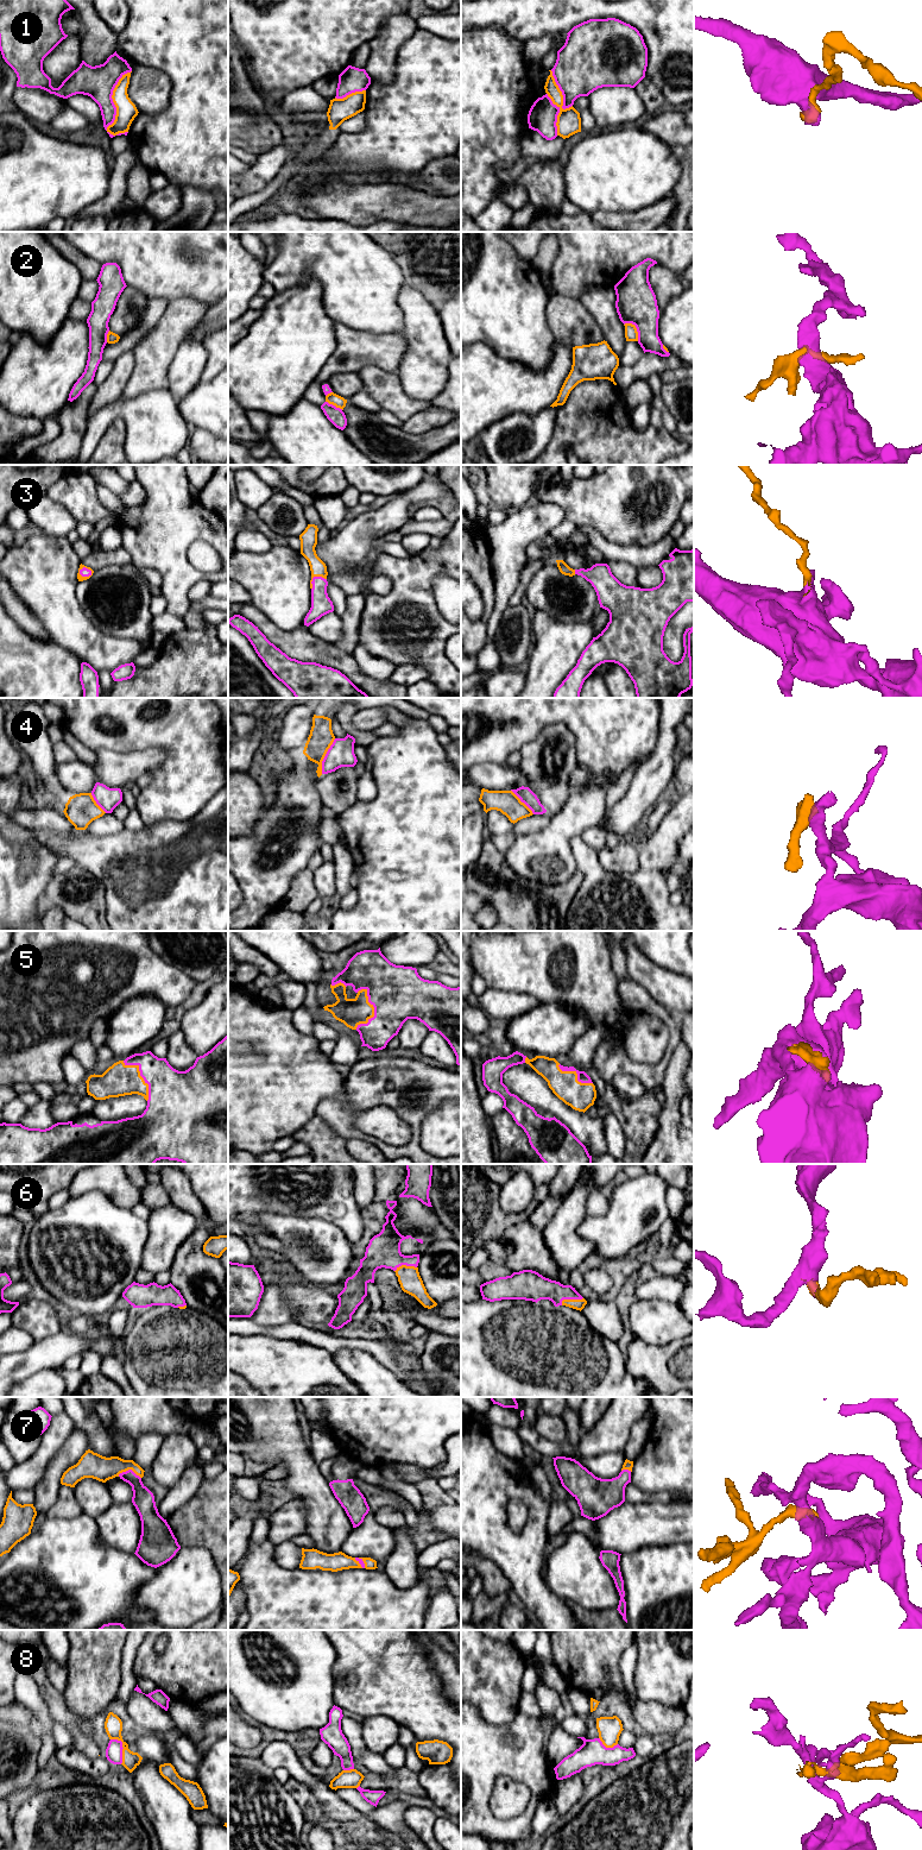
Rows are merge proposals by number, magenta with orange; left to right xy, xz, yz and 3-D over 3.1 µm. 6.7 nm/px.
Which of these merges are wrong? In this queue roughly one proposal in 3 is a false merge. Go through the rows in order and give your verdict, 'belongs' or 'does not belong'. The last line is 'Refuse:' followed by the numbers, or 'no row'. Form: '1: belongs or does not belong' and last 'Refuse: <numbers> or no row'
1: does not belong
2: does not belong
3: belongs
4: does not belong
5: belongs
6: belongs
7: belongs
8: does not belong
Refuse: 1, 2, 4, 8

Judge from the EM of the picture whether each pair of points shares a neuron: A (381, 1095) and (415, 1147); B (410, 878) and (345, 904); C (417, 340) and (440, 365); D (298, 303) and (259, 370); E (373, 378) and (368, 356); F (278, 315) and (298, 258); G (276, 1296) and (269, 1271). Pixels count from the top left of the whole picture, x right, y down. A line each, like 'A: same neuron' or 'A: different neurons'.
A: same neuron
B: different neurons
C: same neuron
D: same neuron
E: different neurons
F: different neurons
G: same neuron

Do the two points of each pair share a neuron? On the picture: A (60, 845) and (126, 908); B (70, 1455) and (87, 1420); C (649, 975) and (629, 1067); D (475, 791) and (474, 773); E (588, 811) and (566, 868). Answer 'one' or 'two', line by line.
A: one
B: two
C: two
D: two
E: one

